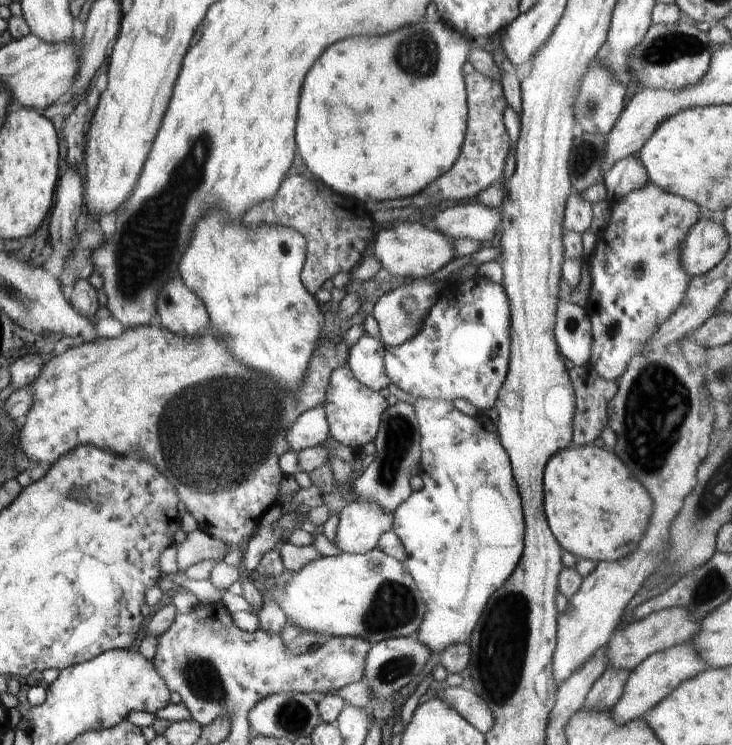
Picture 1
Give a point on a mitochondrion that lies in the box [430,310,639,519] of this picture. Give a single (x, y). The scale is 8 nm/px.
(570, 324)

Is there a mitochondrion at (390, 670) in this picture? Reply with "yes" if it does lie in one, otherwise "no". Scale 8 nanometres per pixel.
yes

